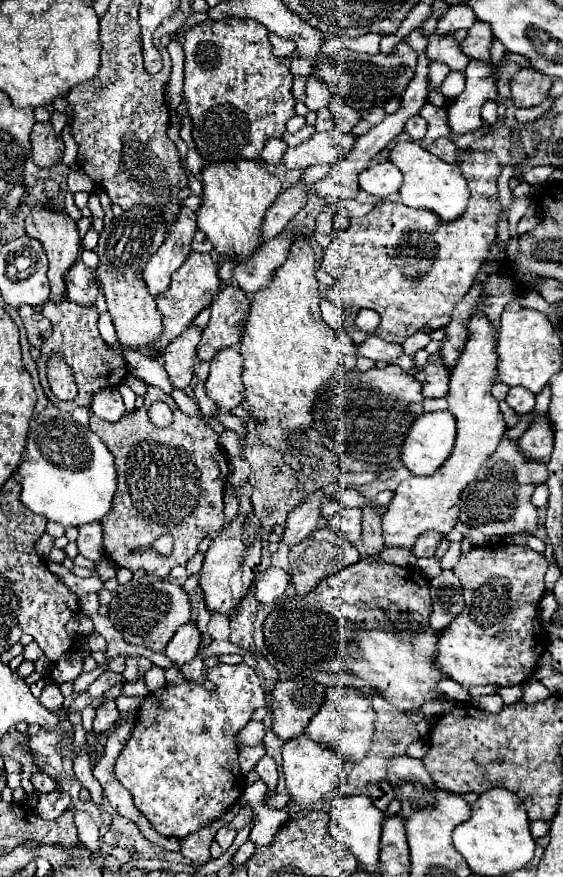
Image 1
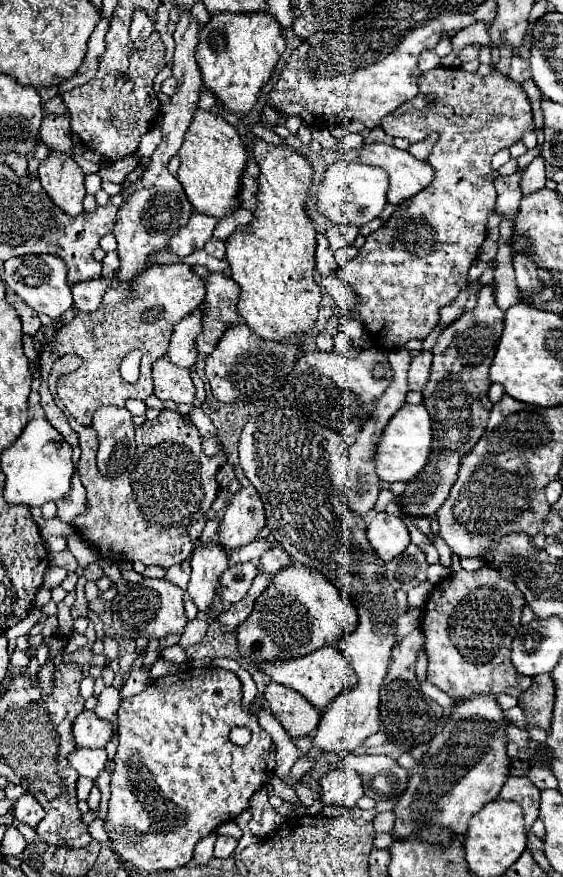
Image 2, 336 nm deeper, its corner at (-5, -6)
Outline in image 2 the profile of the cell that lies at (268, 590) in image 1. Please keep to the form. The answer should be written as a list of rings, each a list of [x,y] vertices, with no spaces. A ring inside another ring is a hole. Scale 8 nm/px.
[[[253,562],[229,566],[225,574],[221,574],[221,598],[231,604],[243,600],[247,596],[247,590],[255,574],[257,574],[257,566]]]

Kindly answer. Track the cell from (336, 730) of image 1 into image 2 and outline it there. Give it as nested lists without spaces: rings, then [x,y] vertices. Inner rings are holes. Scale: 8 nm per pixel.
[[[325,646],[325,648],[317,650],[315,654],[307,654],[303,658],[285,660],[285,662],[269,662],[261,670],[265,674],[269,674],[273,682],[279,682],[279,684],[285,684],[287,688],[297,690],[319,712],[323,712],[333,698],[337,698],[343,690],[347,690],[347,688],[351,688],[351,686],[357,684],[357,674],[351,668],[353,666],[349,664],[349,660],[345,660],[345,656],[337,648]]]

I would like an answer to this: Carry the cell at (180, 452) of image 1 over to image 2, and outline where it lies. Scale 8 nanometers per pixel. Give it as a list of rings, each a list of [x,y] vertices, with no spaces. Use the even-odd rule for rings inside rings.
[[[65,354],[61,358],[55,360],[51,374],[49,374],[49,388],[53,394],[54,401],[61,410],[67,415],[68,421],[71,422],[73,430],[79,434],[79,446],[81,446],[81,458],[79,458],[79,478],[87,490],[87,512],[83,516],[79,516],[73,524],[77,528],[77,532],[99,552],[101,558],[109,560],[109,562],[137,562],[141,560],[145,566],[155,564],[161,568],[169,568],[175,564],[181,564],[183,560],[191,558],[193,550],[195,550],[195,542],[189,538],[187,534],[187,526],[191,526],[193,522],[197,522],[199,518],[203,518],[207,514],[207,510],[211,508],[217,492],[219,492],[219,484],[215,480],[219,468],[227,462],[225,454],[207,458],[201,450],[201,436],[195,428],[195,424],[189,420],[189,416],[183,416],[177,410],[161,410],[161,414],[155,420],[147,420],[143,426],[139,426],[135,430],[135,440],[137,440],[137,456],[135,456],[135,464],[131,470],[127,470],[125,474],[117,476],[117,478],[105,478],[103,474],[97,472],[97,464],[95,464],[95,456],[97,456],[97,432],[93,426],[83,426],[79,422],[75,422],[75,418],[63,408],[61,400],[57,395],[57,378],[63,374],[69,374],[73,370],[77,370],[81,366],[81,358],[75,354]]]

